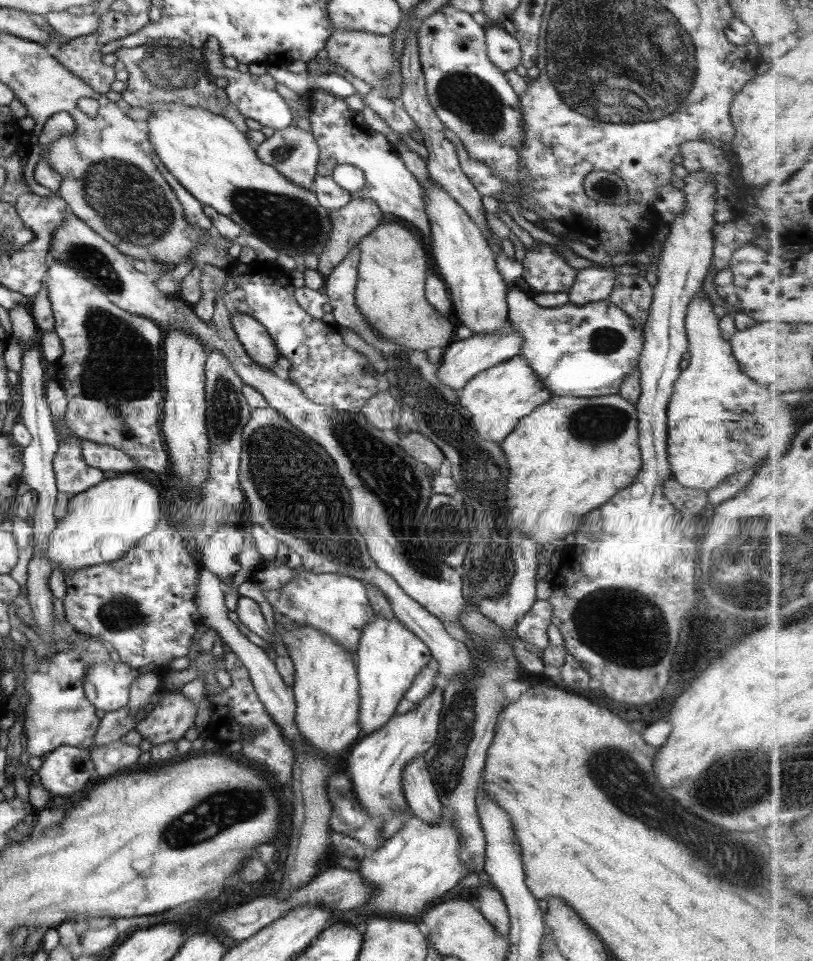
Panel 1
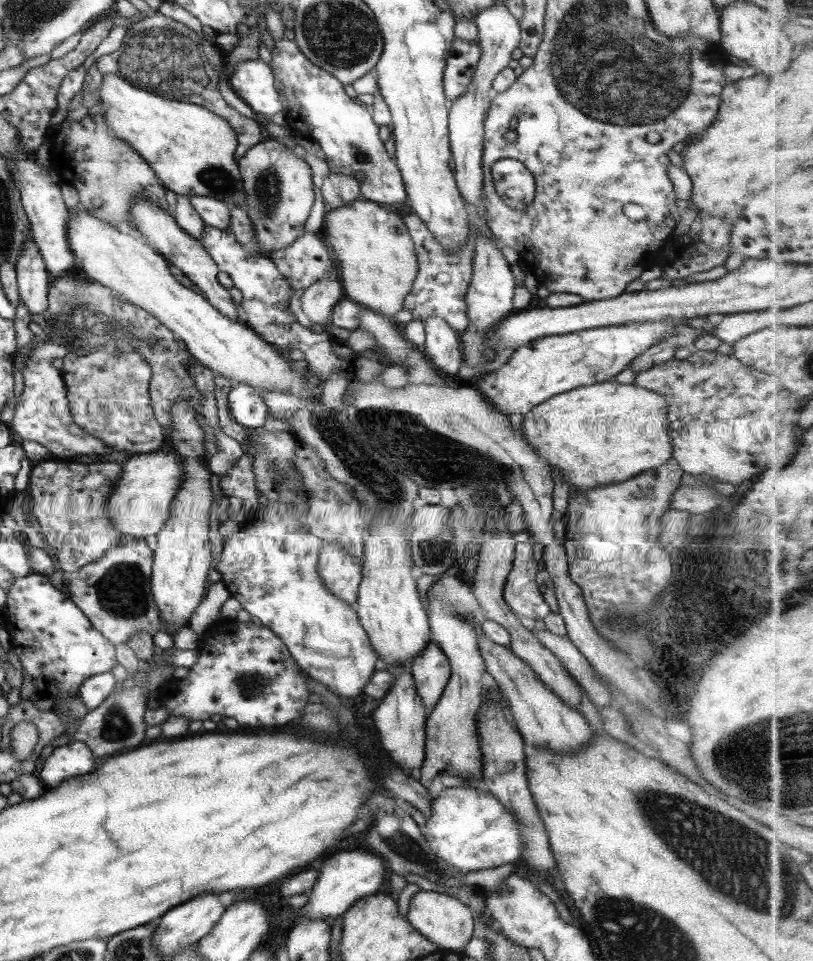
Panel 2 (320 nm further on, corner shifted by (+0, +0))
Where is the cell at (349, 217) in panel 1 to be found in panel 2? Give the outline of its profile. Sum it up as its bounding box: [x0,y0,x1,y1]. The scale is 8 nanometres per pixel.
[300,246,344,327]

